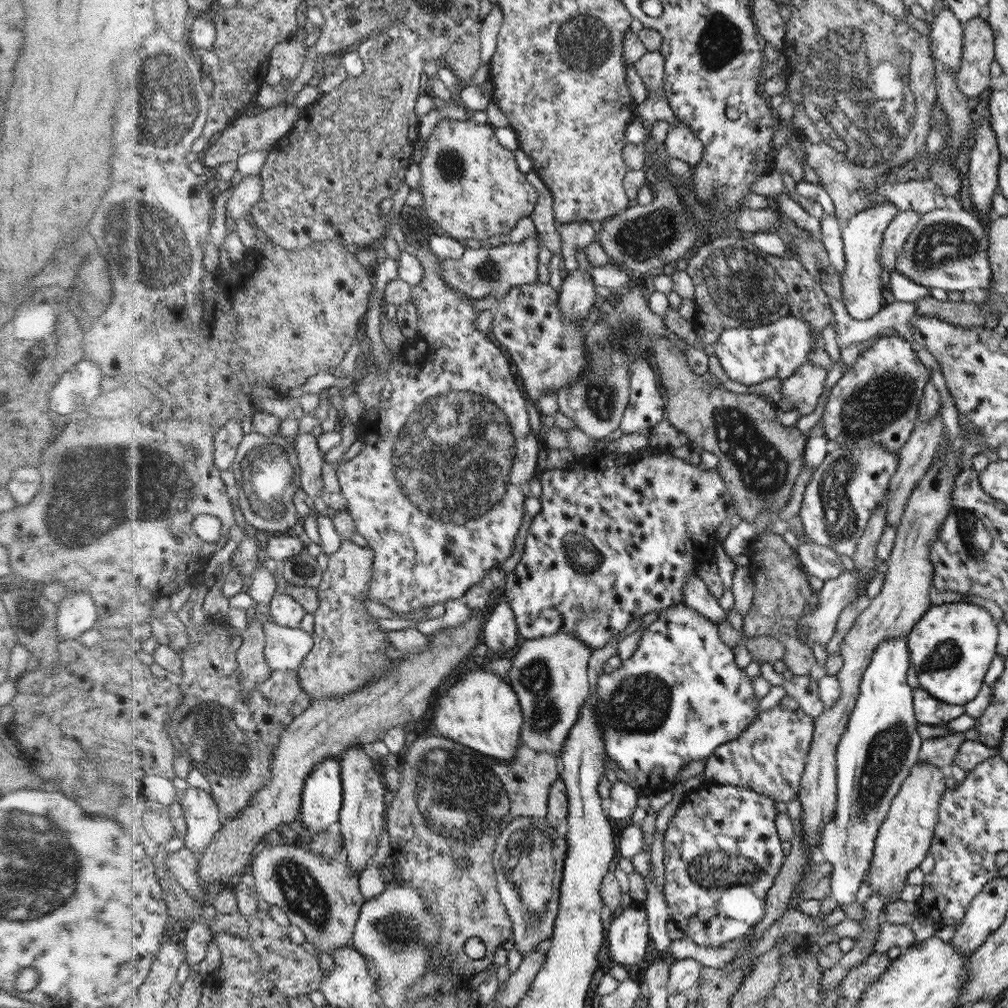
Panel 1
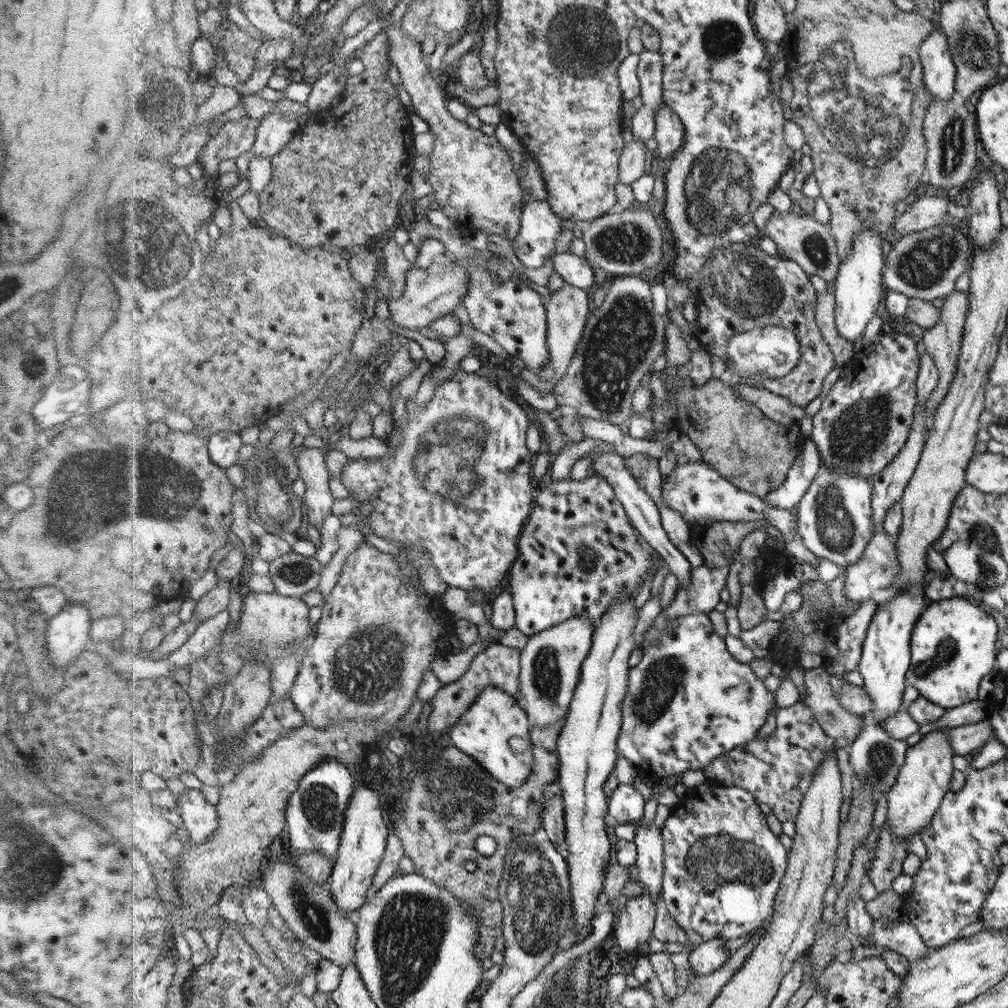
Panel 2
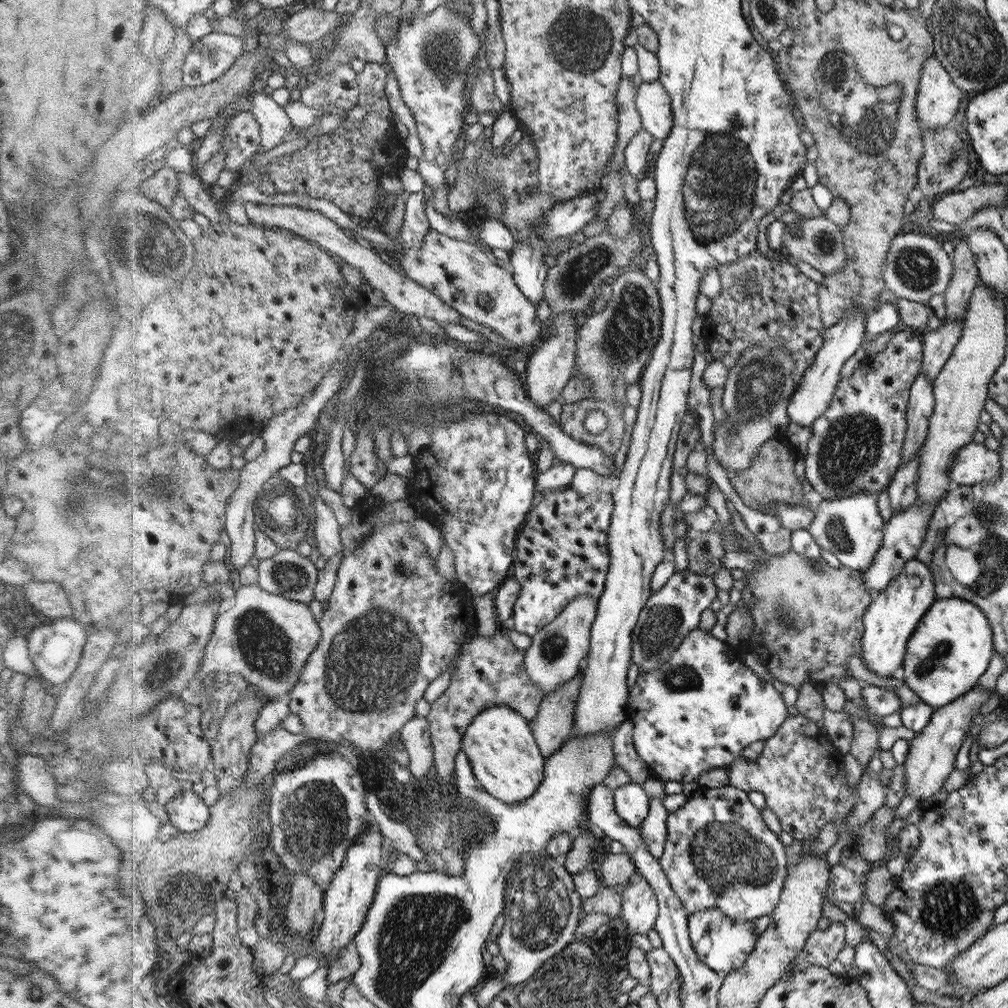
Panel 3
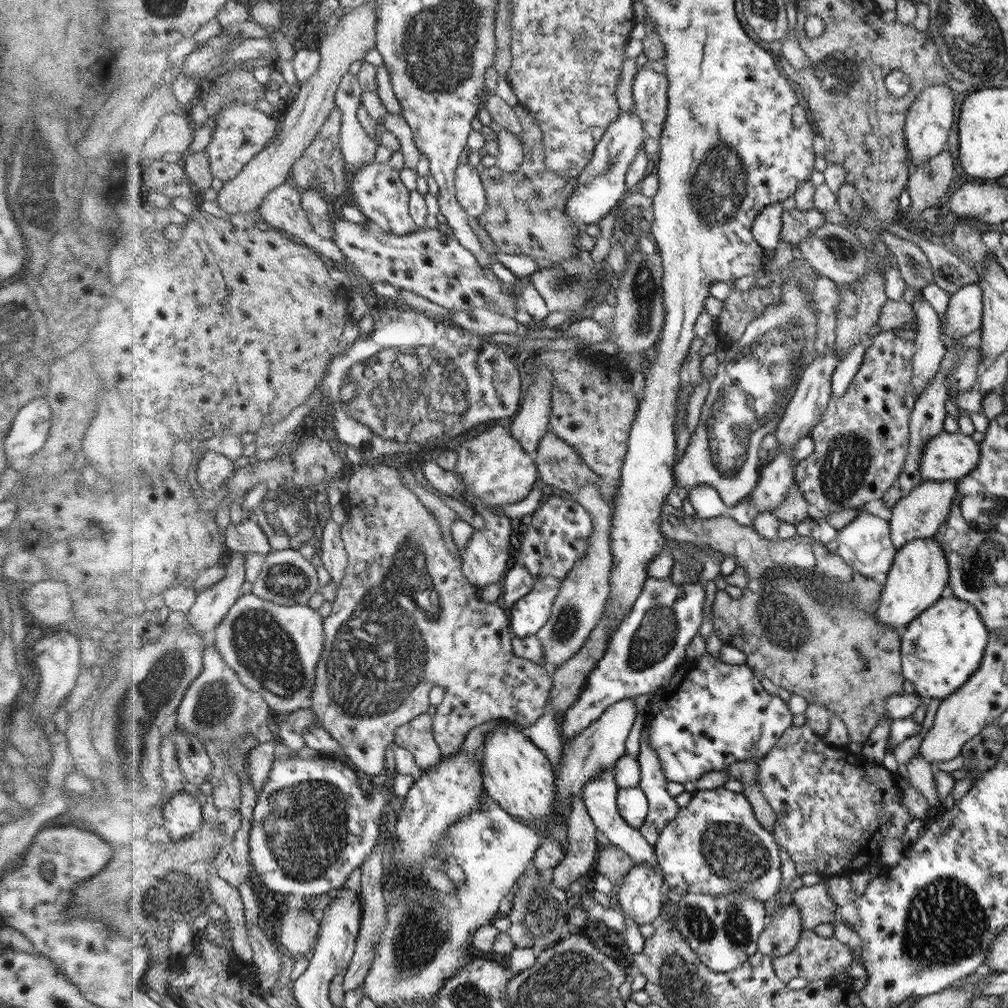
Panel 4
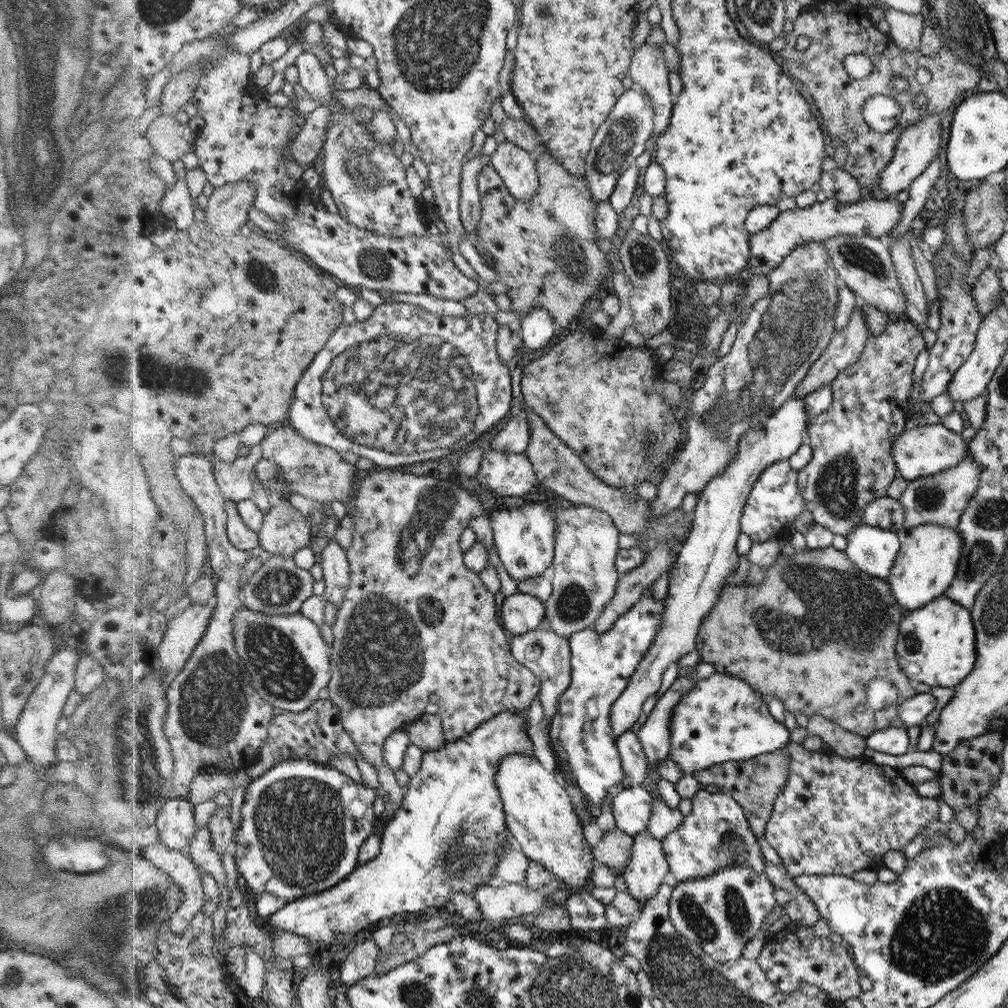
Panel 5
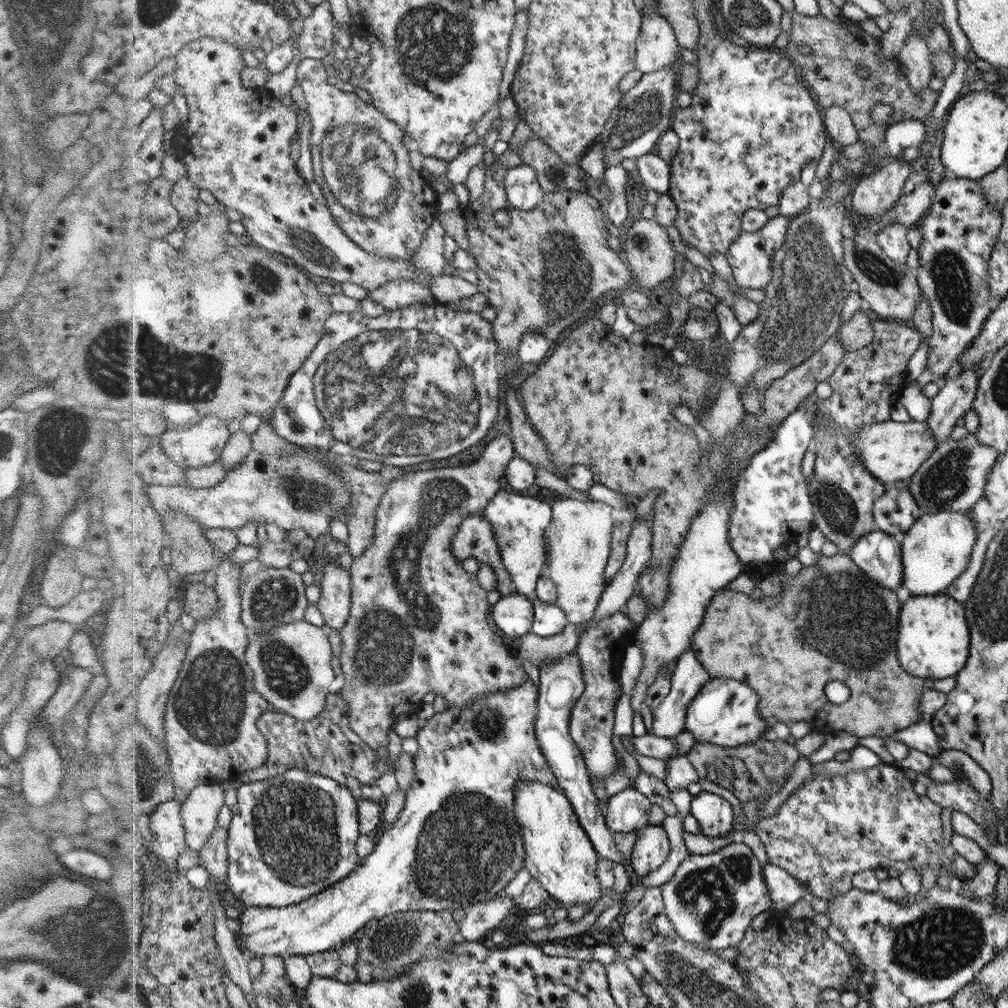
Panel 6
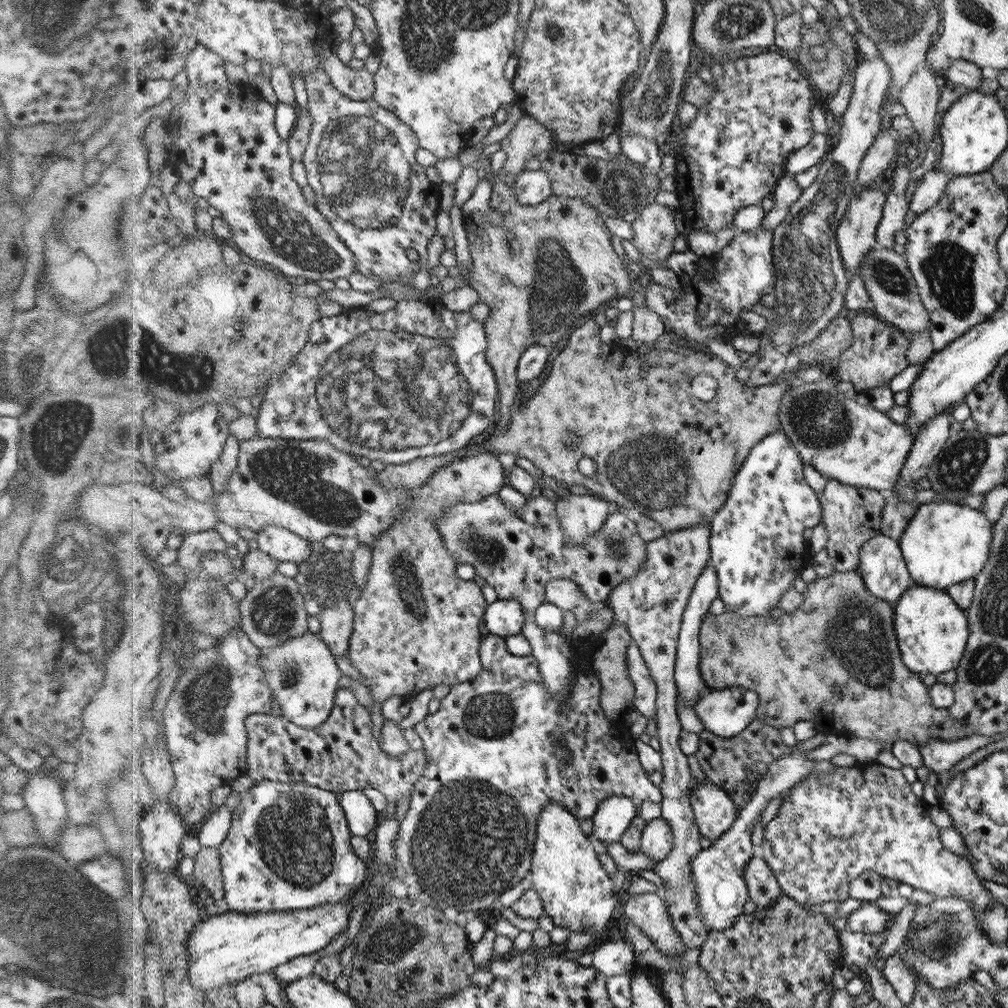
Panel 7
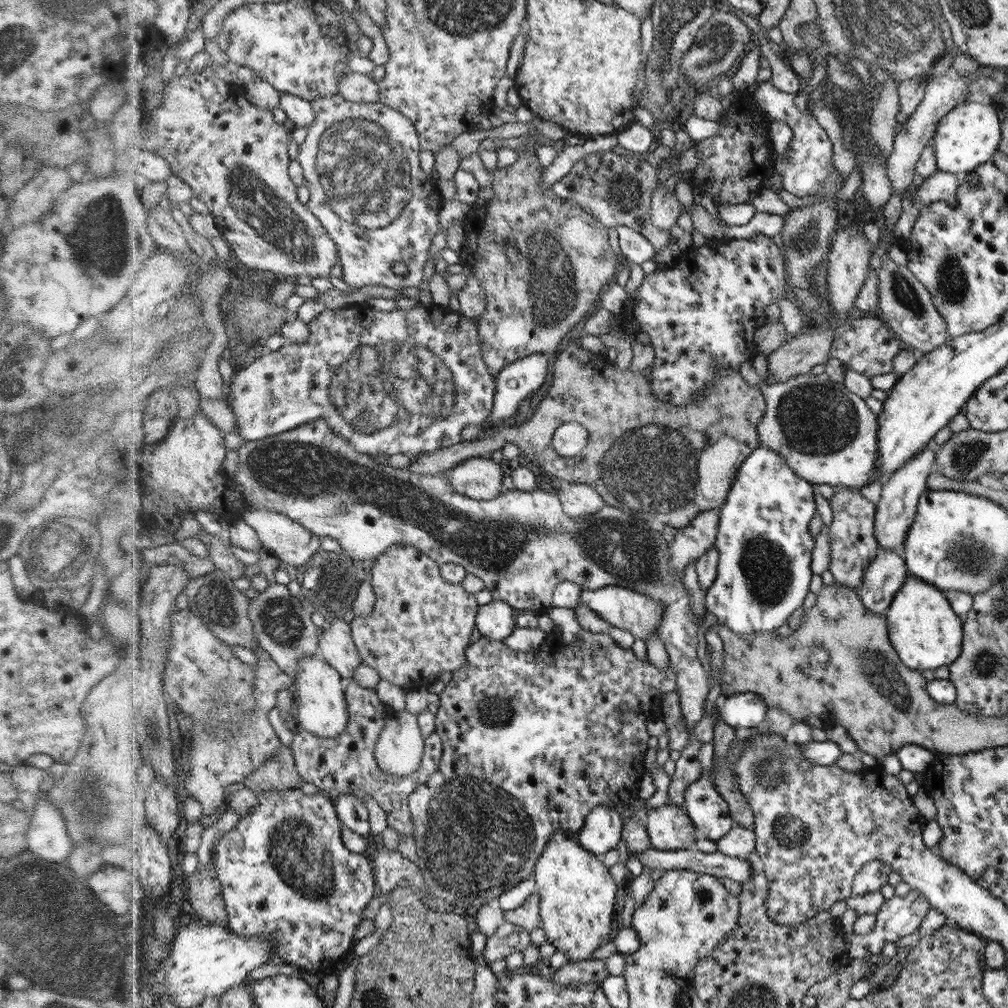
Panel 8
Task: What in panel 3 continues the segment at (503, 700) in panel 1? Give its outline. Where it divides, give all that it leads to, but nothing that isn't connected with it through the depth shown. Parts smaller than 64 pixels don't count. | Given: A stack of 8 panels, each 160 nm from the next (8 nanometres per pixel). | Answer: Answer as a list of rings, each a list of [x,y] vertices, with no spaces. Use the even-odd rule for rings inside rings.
[[[491,706],[477,714],[463,736],[462,749],[467,754],[474,774],[488,794],[514,805],[536,794],[544,779],[546,759],[535,741],[531,722],[510,706]]]

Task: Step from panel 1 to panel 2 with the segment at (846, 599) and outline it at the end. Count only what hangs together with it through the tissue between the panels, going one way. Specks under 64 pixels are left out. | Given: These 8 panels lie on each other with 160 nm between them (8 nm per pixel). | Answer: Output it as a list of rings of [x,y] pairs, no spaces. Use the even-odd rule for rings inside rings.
[[[884,528],[875,532],[861,559],[856,564],[847,566],[846,582],[843,588],[846,598],[852,602],[863,603],[872,598],[878,590],[893,587],[898,572],[901,572],[899,552],[895,541],[896,537],[892,538]]]

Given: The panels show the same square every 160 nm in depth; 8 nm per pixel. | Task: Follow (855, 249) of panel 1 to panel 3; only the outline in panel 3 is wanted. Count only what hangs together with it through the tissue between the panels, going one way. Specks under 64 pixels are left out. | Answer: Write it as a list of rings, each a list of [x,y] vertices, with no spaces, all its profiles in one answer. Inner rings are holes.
[[[852,307],[850,311],[844,313],[842,321],[839,321],[834,327],[826,329],[823,334],[824,344],[818,352],[815,365],[808,368],[787,406],[788,416],[791,416],[796,424],[810,428],[831,406],[835,389],[839,384],[842,367],[852,354],[863,345],[864,336],[867,333],[866,318],[868,315],[869,312],[862,311],[858,307]]]

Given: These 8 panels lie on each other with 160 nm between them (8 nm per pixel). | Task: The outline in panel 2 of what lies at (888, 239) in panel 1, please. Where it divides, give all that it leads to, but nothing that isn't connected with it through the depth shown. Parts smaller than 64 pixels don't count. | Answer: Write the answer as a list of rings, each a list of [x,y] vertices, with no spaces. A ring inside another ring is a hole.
[[[927,195],[908,204],[905,213],[897,215],[893,227],[899,236],[932,228],[951,219],[949,202],[945,196]]]

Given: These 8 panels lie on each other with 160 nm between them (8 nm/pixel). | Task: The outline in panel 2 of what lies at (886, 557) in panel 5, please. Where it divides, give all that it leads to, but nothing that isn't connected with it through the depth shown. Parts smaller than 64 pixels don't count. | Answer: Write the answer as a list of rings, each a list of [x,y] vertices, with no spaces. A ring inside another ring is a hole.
[[[822,468],[816,473],[805,495],[798,503],[796,515],[798,534],[804,546],[818,558],[827,558],[838,567],[856,564],[867,550],[873,537],[872,478]]]

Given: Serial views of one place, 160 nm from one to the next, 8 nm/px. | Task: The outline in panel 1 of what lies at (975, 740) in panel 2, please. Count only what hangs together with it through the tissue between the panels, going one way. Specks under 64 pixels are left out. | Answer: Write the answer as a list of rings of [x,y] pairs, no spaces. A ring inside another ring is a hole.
[[[964,732],[948,733],[943,737],[923,740],[919,760],[949,768],[953,765],[953,758],[964,741]]]

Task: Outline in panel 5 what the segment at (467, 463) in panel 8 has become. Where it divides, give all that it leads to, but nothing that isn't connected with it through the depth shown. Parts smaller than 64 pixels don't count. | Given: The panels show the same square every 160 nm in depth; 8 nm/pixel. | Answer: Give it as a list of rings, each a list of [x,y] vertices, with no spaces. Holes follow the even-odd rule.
[[[524,406],[520,415],[510,416],[504,421],[503,428],[490,440],[490,447],[494,451],[523,453],[528,450],[528,442],[531,441],[530,426],[528,426],[527,412],[530,409]],[[375,468],[370,471],[362,480],[358,482],[357,508],[360,512],[360,520],[356,515],[356,522],[351,523],[355,527],[353,544],[349,548],[349,561],[351,564],[352,585],[348,590],[344,604],[341,606],[338,618],[333,625],[334,641],[332,646],[333,681],[326,690],[326,695],[342,709],[342,722],[346,732],[354,738],[358,745],[358,753],[369,764],[376,766],[378,779],[380,780],[380,792],[386,794],[387,799],[401,805],[406,789],[402,788],[395,779],[395,772],[386,764],[384,760],[384,743],[386,738],[398,730],[404,722],[414,720],[420,712],[425,712],[426,704],[429,703],[428,696],[436,694],[439,699],[438,706],[443,735],[446,741],[454,742],[462,738],[465,734],[473,731],[484,721],[491,719],[495,714],[504,711],[527,712],[532,699],[542,689],[539,677],[523,663],[520,663],[515,656],[510,654],[511,644],[502,630],[502,626],[496,620],[496,602],[494,593],[488,592],[482,580],[475,571],[472,571],[463,561],[464,552],[459,545],[459,538],[463,530],[469,526],[471,518],[484,514],[484,502],[482,498],[474,497],[466,488],[459,487],[452,483],[450,479],[440,479],[429,475],[408,474],[405,470],[399,471],[391,468]]]

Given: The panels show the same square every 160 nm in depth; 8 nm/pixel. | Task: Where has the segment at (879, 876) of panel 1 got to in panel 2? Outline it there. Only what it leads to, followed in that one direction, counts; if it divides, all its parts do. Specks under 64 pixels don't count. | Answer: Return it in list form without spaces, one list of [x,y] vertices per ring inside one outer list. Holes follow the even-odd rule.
[[[950,728],[932,730],[907,750],[906,761],[899,770],[899,778],[888,792],[886,824],[890,824],[890,828],[895,832],[894,836],[904,844],[907,853],[910,852],[908,838],[932,824],[936,810],[939,810],[944,796],[950,791],[948,786],[954,768],[952,768],[952,745],[947,729]]]

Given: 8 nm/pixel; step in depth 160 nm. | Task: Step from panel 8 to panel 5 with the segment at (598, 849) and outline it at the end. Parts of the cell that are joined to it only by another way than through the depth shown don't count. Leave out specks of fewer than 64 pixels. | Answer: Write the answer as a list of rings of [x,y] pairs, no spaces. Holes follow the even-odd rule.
[[[644,786],[625,787],[615,792],[612,814],[616,819],[616,829],[633,836],[642,833],[648,827],[648,820],[651,820],[650,810],[650,794]]]

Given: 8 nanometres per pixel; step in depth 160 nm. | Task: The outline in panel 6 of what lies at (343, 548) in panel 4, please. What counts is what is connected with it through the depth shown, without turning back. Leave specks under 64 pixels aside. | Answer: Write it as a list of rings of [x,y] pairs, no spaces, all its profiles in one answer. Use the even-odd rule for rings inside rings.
[[[327,562],[321,571],[322,597],[318,602],[324,613],[327,628],[341,630],[348,624],[353,611],[353,578],[352,572],[339,564]]]

